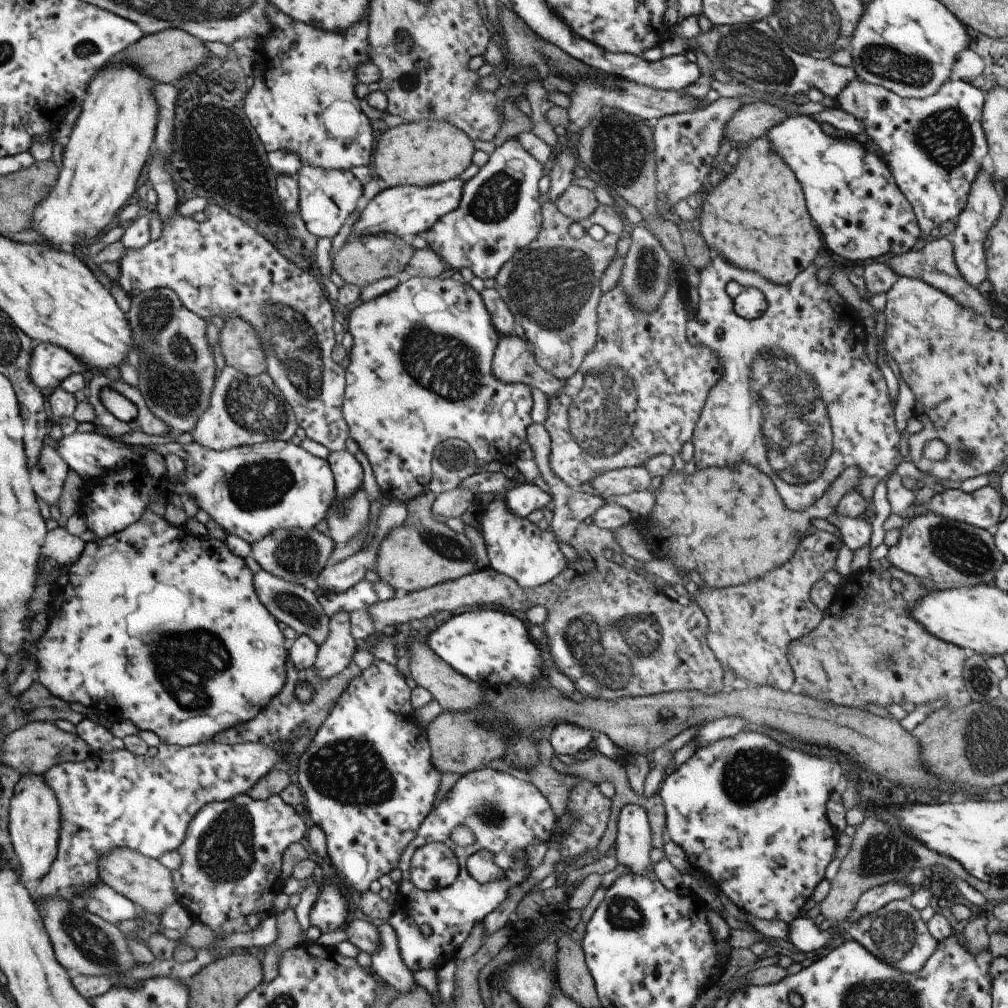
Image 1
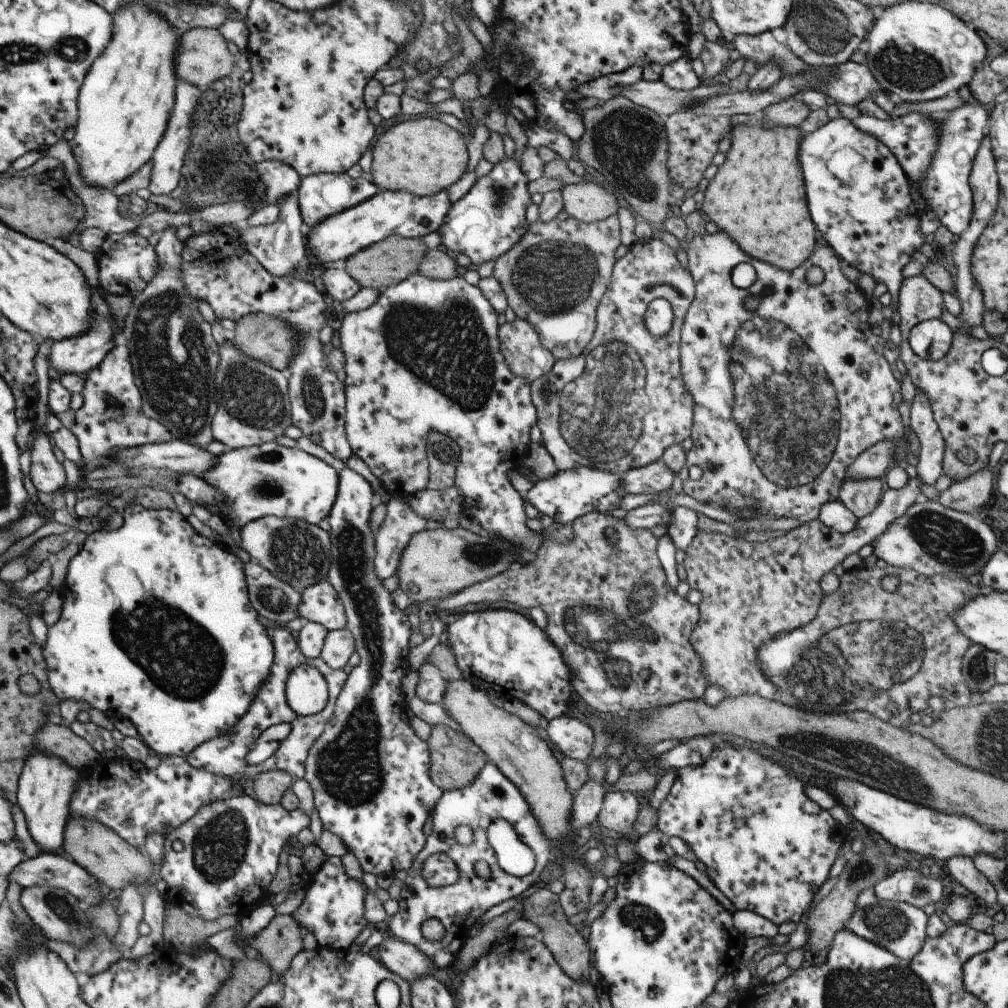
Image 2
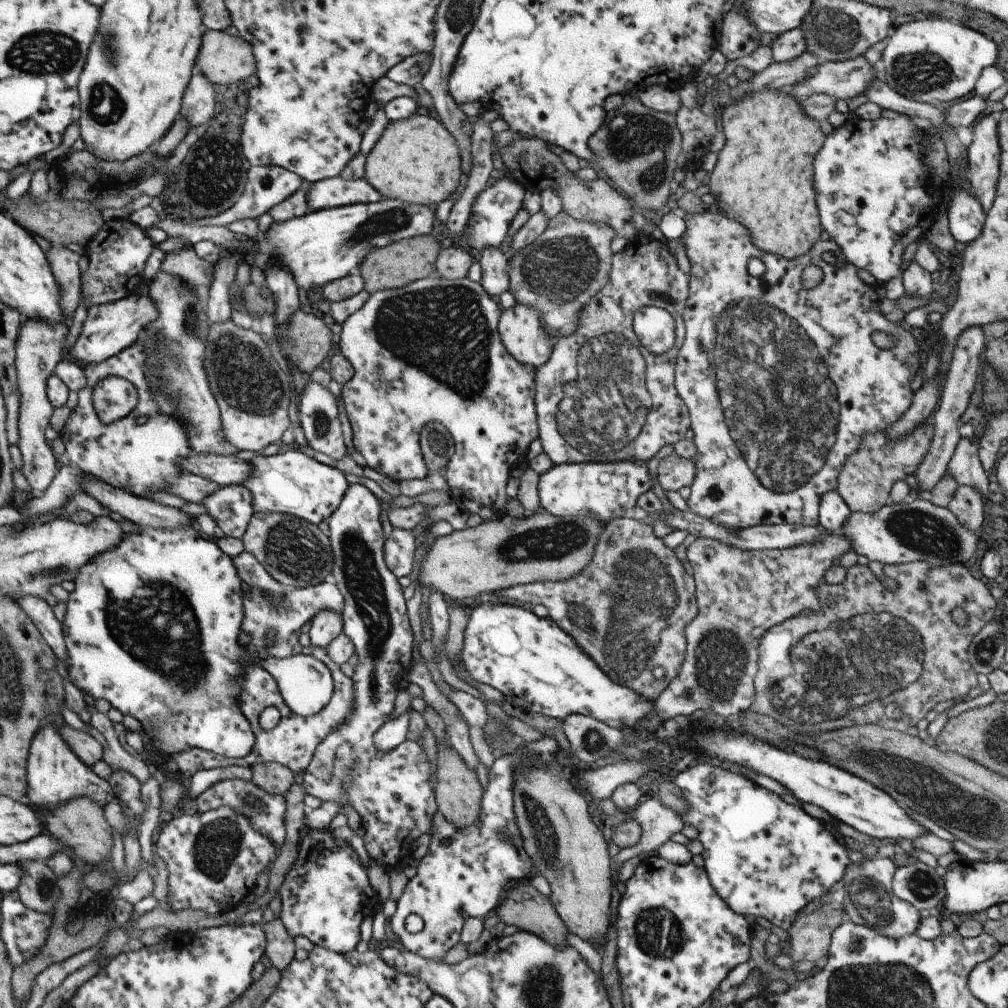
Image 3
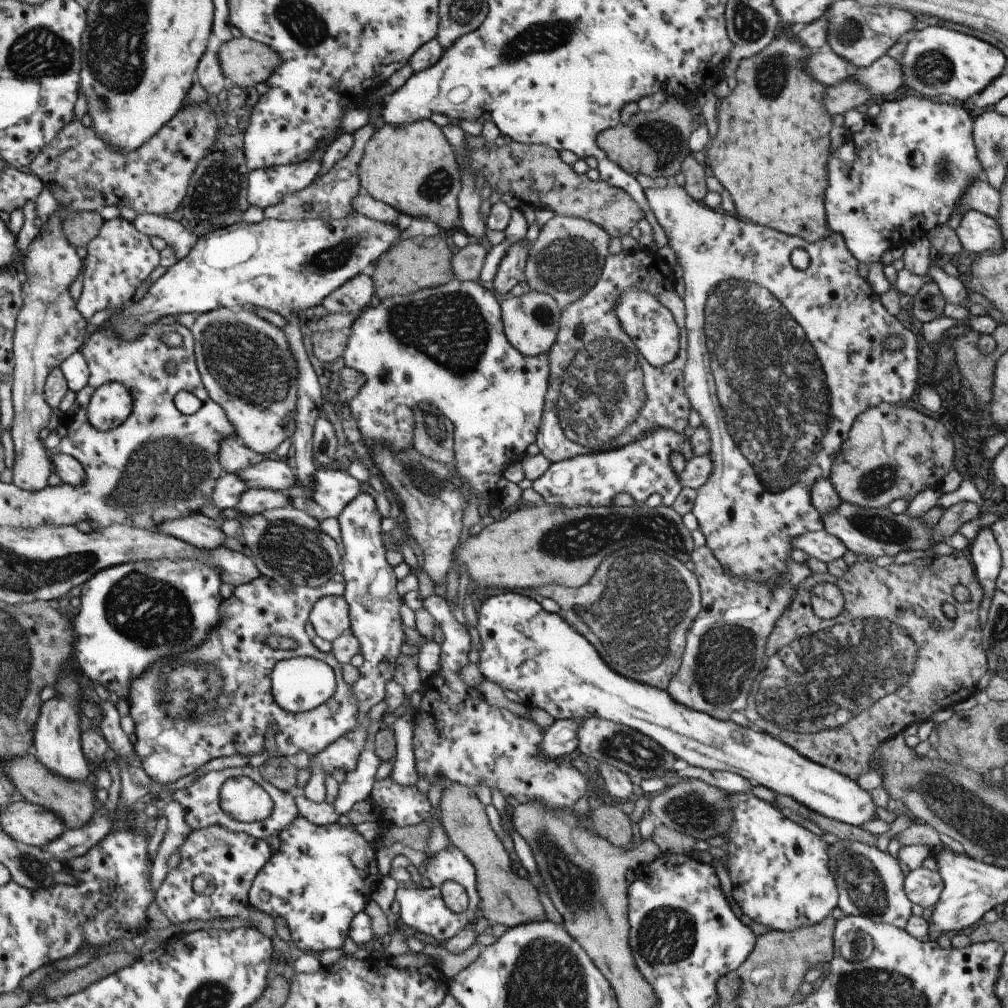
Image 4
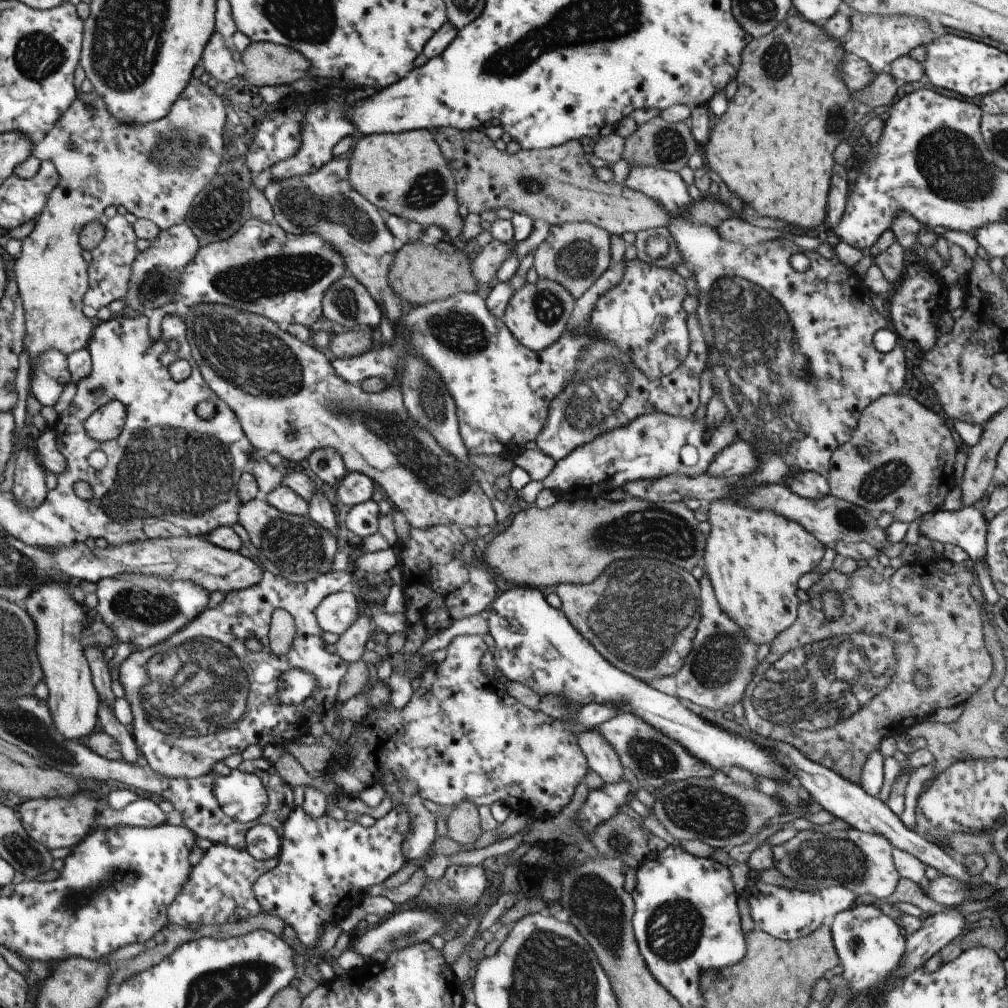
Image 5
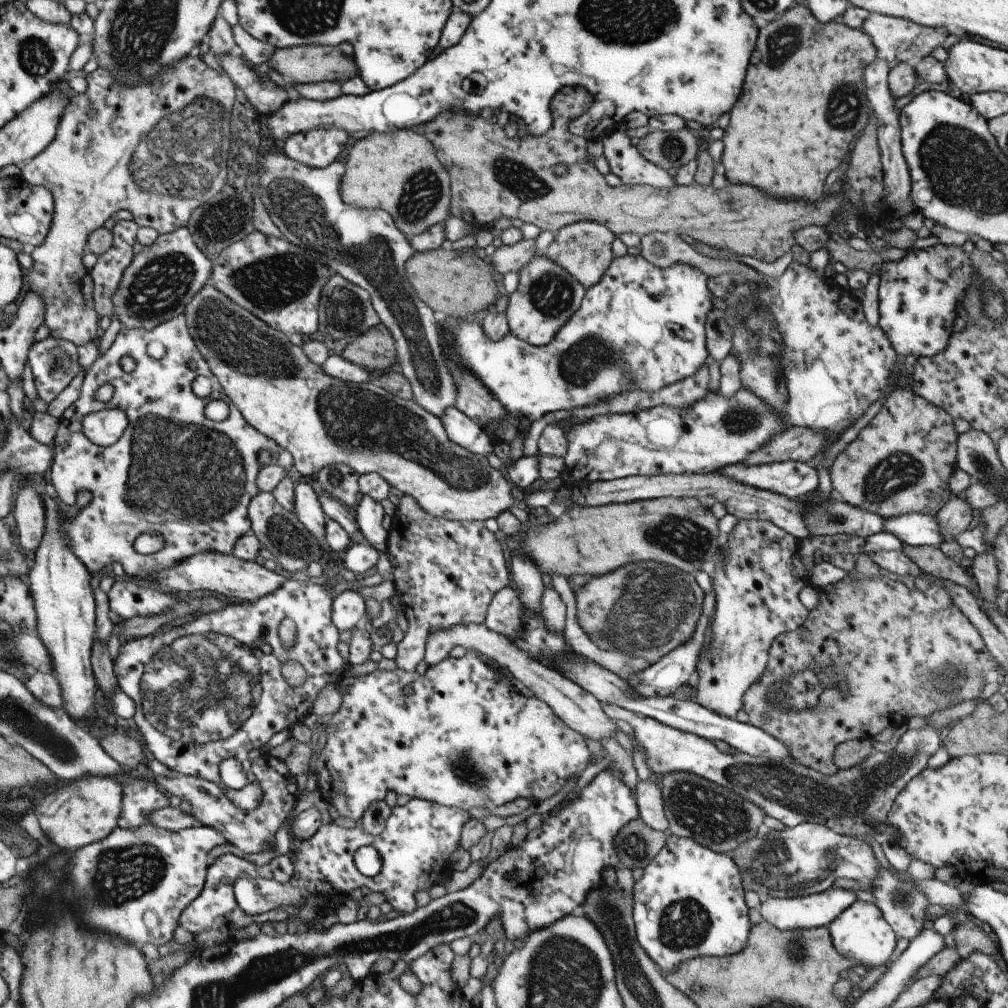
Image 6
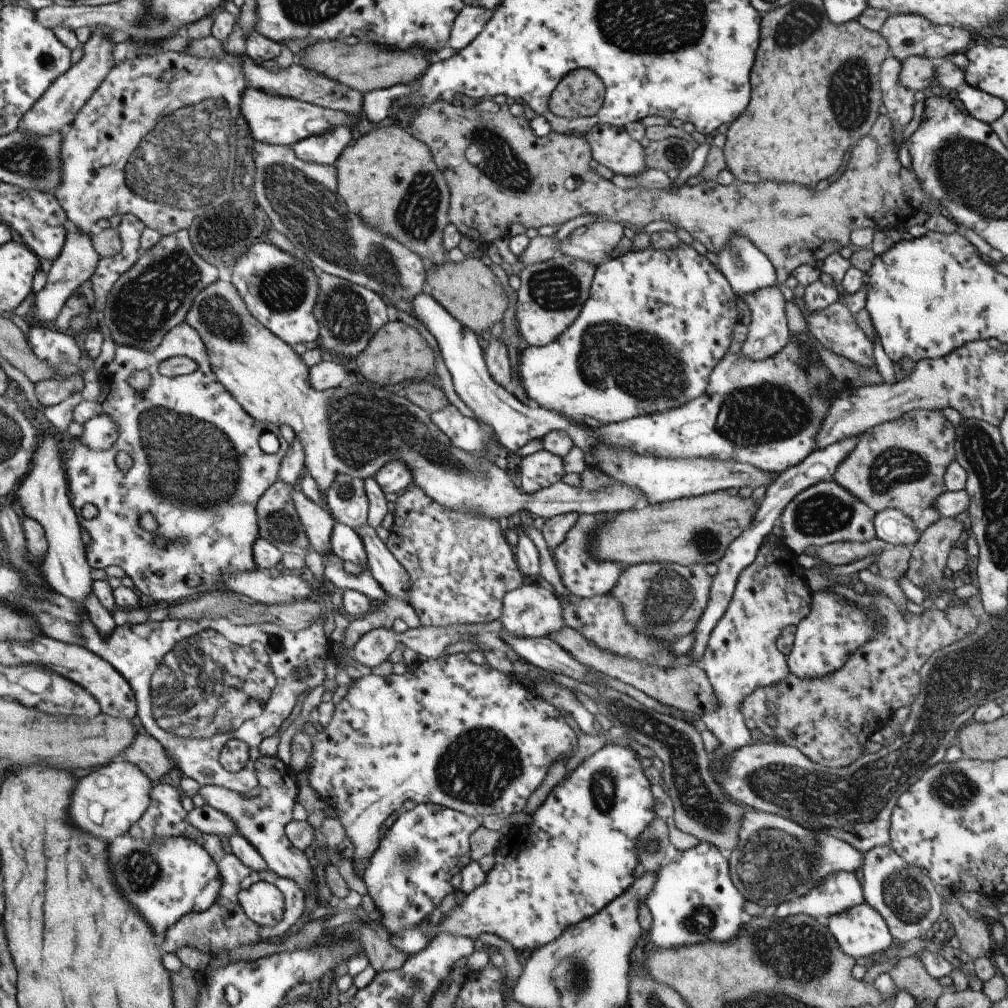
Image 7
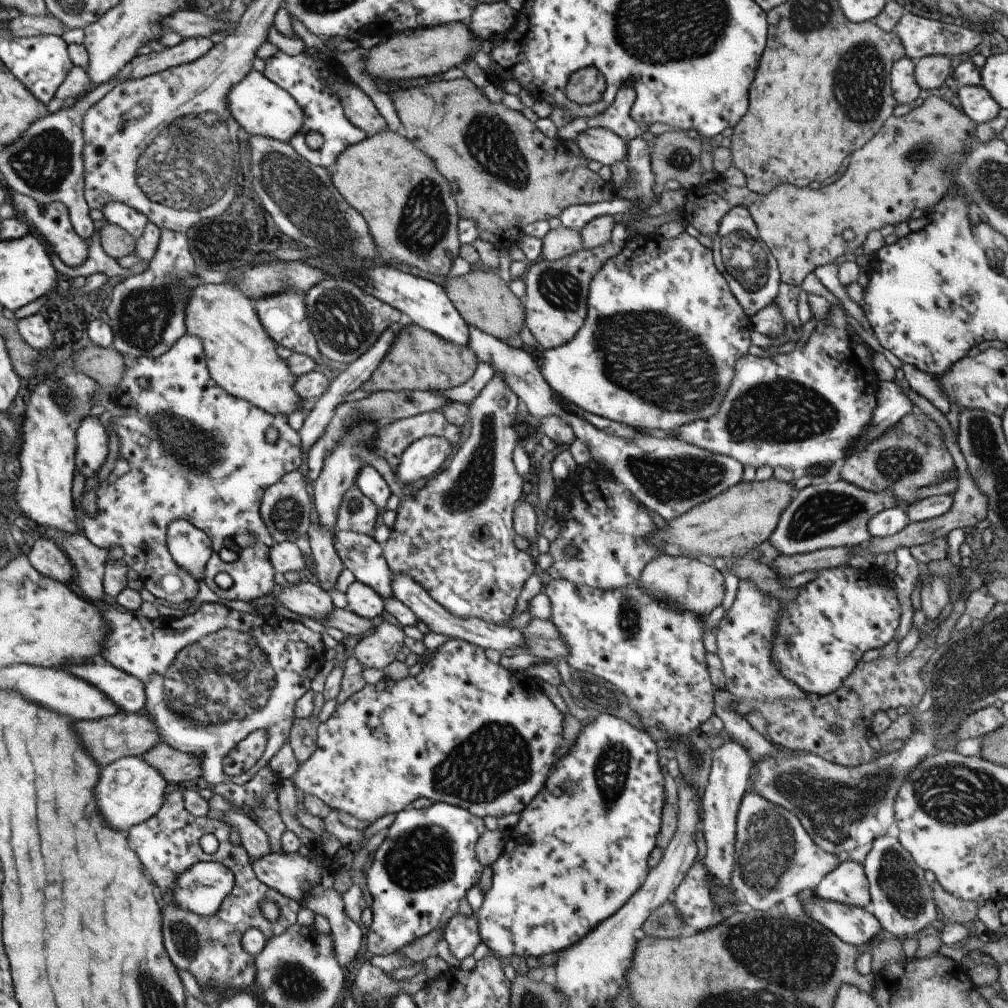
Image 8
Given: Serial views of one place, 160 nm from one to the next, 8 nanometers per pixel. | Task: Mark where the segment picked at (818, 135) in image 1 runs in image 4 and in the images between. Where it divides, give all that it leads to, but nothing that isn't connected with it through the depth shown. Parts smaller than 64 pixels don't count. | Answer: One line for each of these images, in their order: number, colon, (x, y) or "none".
2: (861, 201)
3: (870, 184)
4: (904, 173)

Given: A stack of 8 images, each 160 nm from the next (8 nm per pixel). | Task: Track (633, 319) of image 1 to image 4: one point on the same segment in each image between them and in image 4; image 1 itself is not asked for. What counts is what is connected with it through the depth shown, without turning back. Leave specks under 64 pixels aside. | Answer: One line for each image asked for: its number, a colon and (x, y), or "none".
2: (620, 404)
3: (600, 396)
4: (601, 395)

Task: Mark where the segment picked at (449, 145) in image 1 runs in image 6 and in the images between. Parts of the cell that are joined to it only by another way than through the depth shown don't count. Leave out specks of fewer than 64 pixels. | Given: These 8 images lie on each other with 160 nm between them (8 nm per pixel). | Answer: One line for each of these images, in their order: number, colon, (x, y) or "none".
2: (423, 156)
3: (415, 160)
4: (412, 168)
5: (403, 174)
6: (397, 171)

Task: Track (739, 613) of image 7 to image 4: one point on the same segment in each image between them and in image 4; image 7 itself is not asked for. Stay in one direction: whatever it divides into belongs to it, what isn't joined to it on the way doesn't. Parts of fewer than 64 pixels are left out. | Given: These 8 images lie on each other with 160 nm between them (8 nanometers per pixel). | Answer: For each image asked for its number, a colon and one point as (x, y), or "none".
4: (746, 308)
5: (752, 559)
6: (755, 585)

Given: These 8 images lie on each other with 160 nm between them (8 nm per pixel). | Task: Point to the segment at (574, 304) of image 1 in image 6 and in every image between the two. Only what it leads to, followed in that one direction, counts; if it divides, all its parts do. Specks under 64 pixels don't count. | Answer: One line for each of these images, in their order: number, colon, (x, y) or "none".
2: (553, 276)
3: (564, 267)
4: (566, 258)
5: (575, 254)
6: (583, 248)

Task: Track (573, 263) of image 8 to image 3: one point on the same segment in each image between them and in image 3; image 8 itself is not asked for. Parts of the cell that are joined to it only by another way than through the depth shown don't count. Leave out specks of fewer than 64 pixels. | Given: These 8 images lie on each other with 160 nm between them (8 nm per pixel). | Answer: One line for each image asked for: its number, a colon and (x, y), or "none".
3: (519, 327)
4: (530, 321)
5: (536, 314)
6: (546, 295)
7: (551, 294)

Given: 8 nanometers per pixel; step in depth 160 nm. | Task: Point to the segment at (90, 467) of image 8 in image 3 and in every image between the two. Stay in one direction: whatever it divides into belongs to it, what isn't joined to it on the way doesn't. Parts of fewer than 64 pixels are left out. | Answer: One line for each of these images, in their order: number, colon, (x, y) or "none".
3: (113, 397)
4: (110, 404)
5: (104, 424)
6: (103, 427)
7: (99, 433)

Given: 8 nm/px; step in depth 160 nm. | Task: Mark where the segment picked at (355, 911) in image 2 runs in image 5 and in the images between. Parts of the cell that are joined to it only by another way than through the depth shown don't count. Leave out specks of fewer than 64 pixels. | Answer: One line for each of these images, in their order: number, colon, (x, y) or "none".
3: (327, 907)
4: (320, 876)
5: (323, 866)

